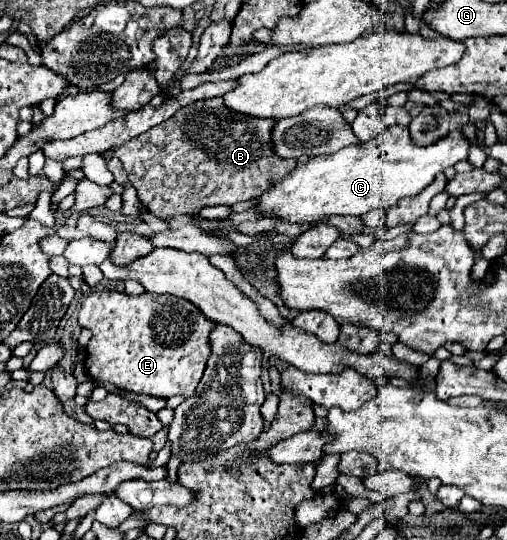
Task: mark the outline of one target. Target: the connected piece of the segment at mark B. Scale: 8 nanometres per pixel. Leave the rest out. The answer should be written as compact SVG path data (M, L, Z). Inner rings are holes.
M209 98L179 108L173 118L149 128L145 134L139 134L137 138L131 138L113 150L123 162L129 182L137 188L139 200L147 204L155 216L167 220L177 214L199 214L207 206L233 206L237 202L259 198L265 190L287 178L295 170L297 160L283 160L273 154L273 148L269 146L269 128L273 128L273 122L229 114L221 98Z

